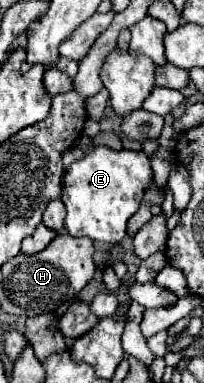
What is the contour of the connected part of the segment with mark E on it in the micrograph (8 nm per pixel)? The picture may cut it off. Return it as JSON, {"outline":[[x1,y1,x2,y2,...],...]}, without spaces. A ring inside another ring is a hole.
{"outline":[[97,145,85,157,73,163,63,179,63,203,67,207,65,231,73,237,89,237,103,243,119,243,125,237,127,219,139,209,139,203,153,183,153,169,143,151,111,151]]}

